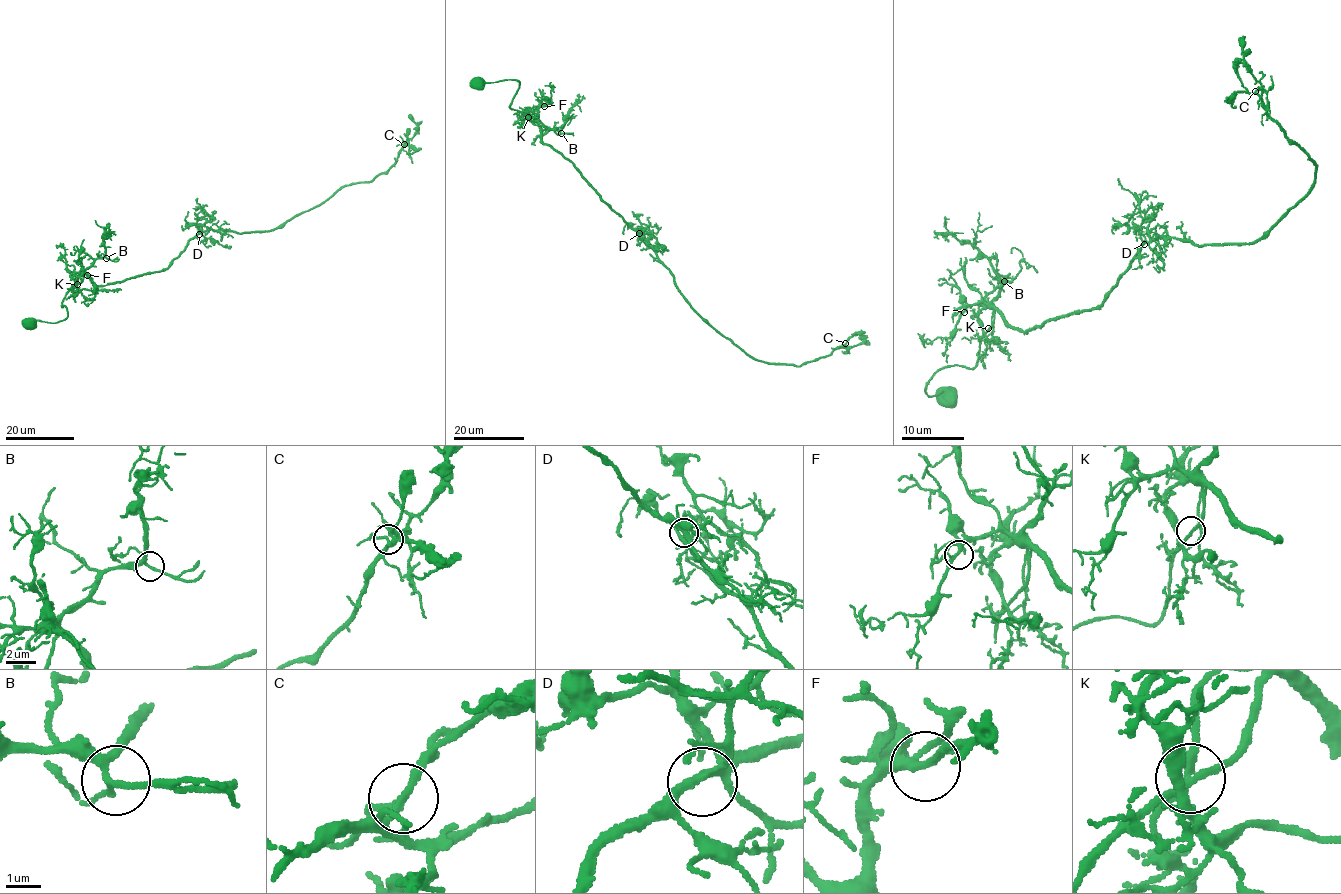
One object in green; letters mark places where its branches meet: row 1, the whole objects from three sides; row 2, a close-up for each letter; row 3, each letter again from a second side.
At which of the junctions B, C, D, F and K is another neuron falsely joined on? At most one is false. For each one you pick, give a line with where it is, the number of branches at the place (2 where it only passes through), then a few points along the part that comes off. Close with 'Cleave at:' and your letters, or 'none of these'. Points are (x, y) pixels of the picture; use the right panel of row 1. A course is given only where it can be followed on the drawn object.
Cleave at: none of these

